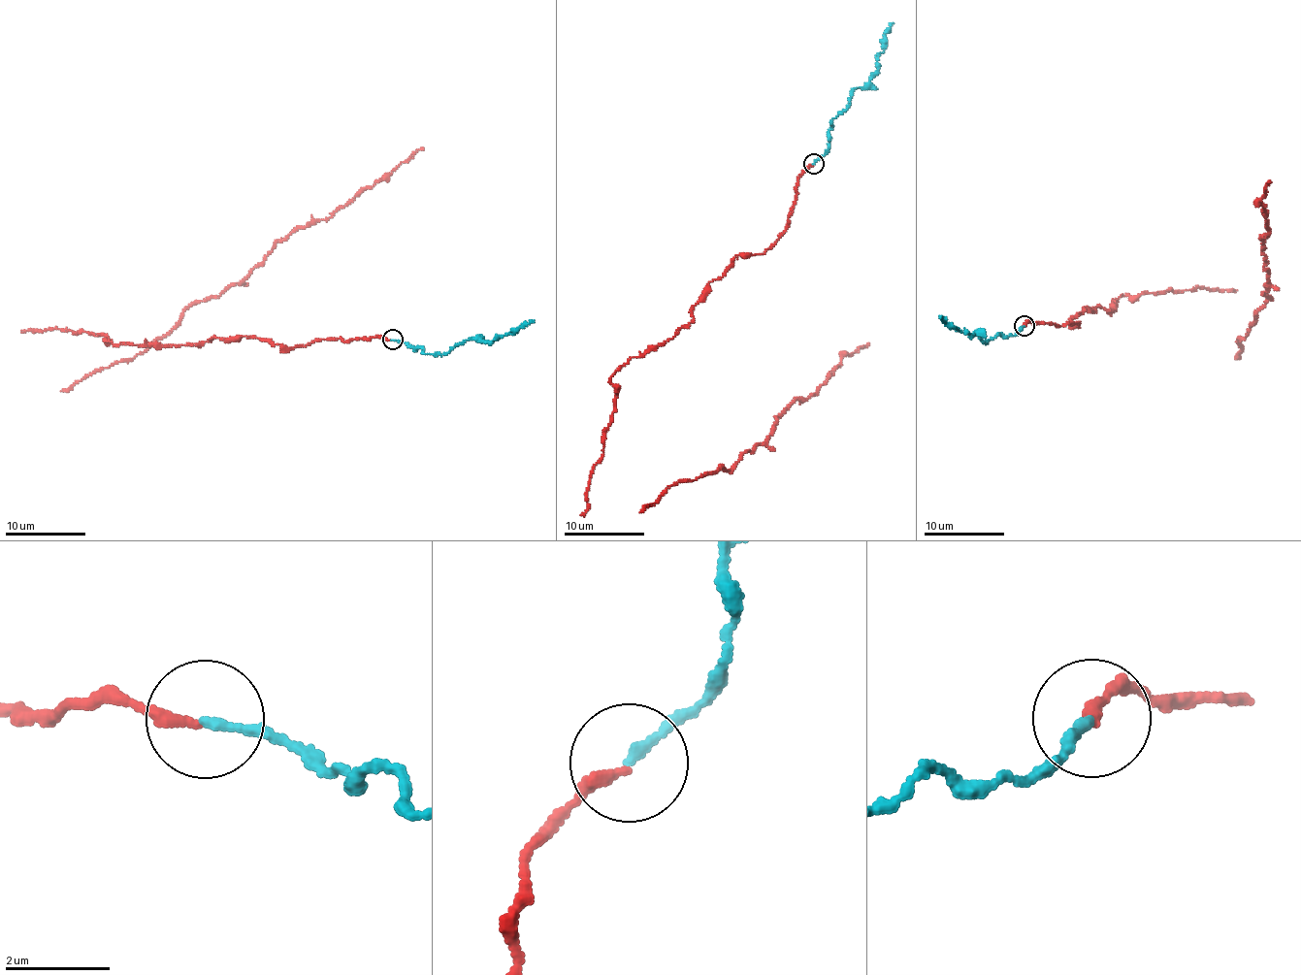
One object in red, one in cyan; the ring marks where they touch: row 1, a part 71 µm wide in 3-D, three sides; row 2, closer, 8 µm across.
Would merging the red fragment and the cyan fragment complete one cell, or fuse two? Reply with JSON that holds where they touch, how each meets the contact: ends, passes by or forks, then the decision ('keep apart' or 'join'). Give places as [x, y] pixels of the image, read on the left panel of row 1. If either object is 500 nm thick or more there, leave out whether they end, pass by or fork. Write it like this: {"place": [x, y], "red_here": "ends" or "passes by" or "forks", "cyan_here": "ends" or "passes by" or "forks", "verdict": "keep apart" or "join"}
{"place": [392, 340], "red_here": "ends", "cyan_here": "ends", "verdict": "join"}

